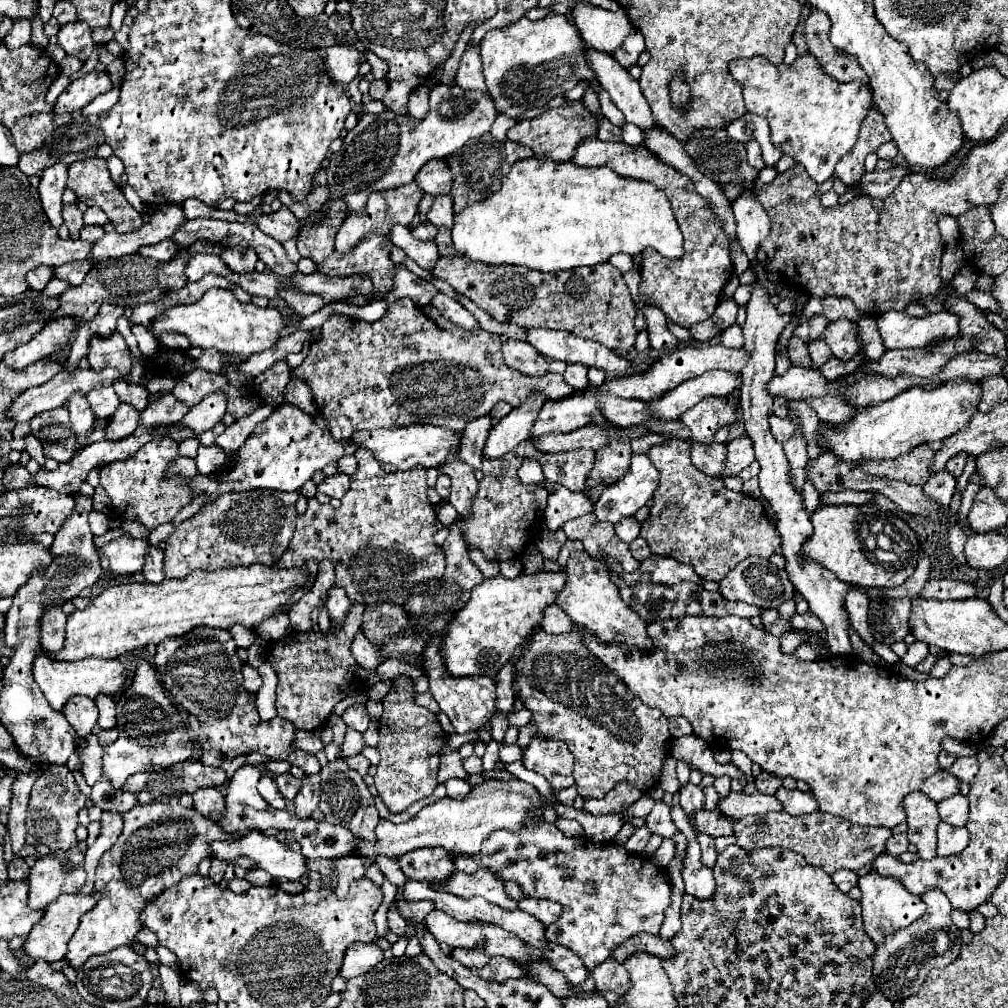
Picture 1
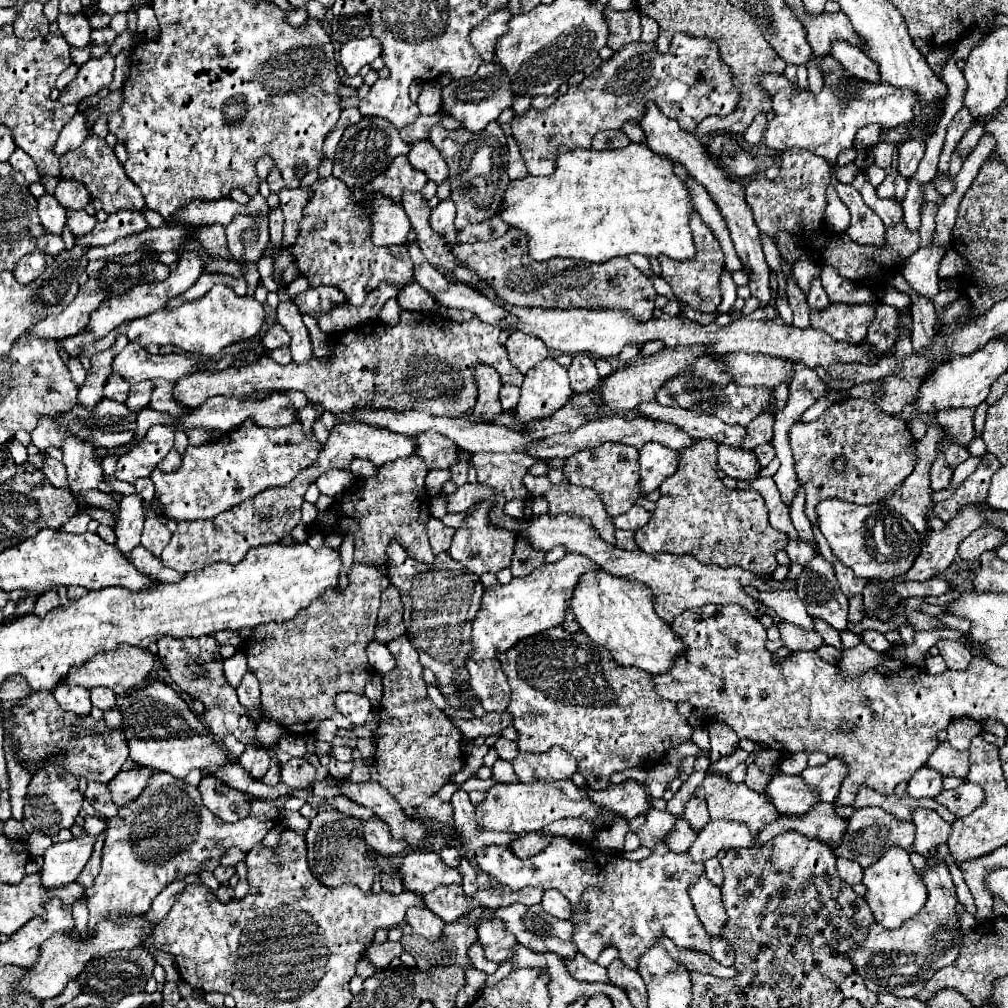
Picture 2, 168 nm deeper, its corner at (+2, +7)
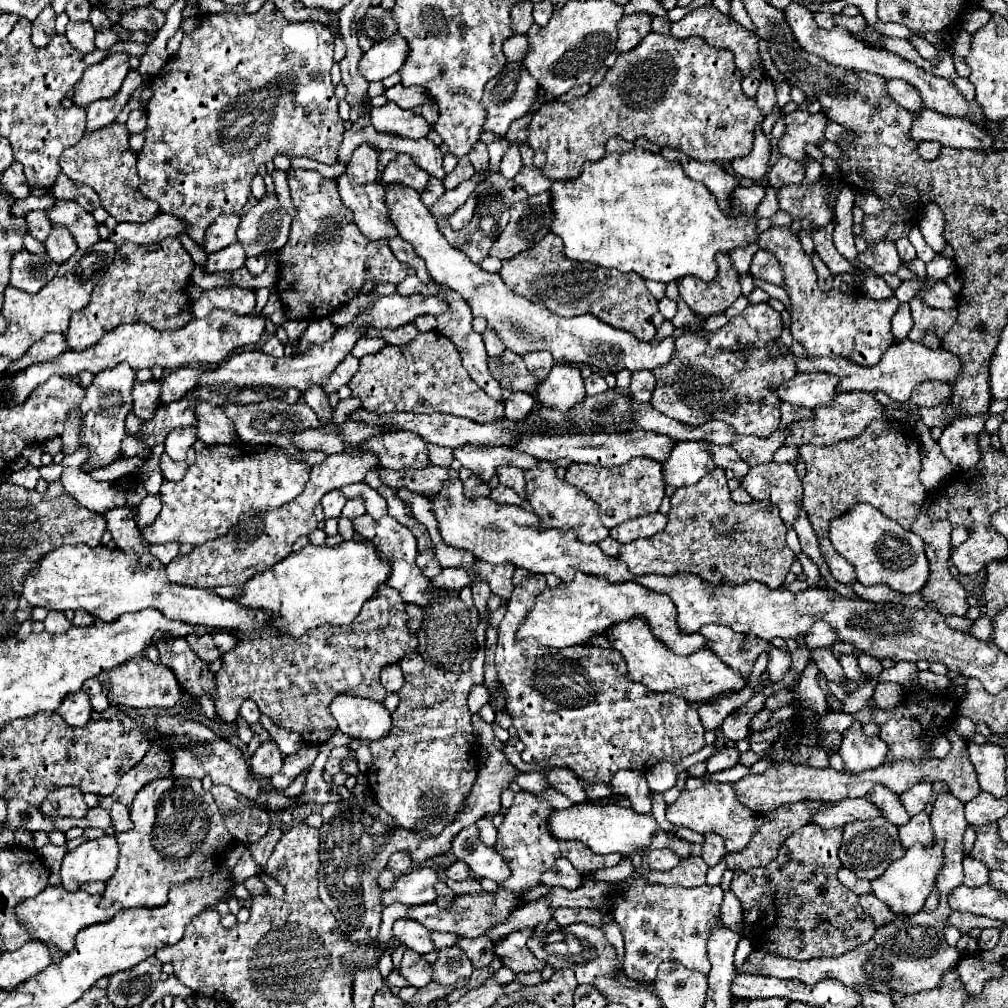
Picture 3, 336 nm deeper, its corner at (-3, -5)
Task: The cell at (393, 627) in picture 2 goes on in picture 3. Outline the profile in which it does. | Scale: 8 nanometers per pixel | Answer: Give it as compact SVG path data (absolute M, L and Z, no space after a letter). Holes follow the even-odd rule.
M406 604L406 612L408 612L408 616L410 616L410 622L408 622L408 626L410 626L410 630L412 630L412 632L416 632L416 630L420 628L422 620L424 620L424 610L420 610L420 606Z

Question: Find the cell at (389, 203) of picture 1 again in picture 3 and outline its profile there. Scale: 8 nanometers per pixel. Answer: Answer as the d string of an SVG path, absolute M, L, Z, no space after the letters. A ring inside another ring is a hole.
M398 154L392 162L388 162L388 166L384 170L386 184L404 184L418 192L422 192L426 188L428 178L430 178L430 174L420 170L412 162L412 158L408 158L408 154Z

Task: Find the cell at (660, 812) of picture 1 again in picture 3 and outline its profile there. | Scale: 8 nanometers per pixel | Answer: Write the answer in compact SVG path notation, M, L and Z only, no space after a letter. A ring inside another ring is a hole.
M618 770L618 774L610 780L612 794L624 796L630 800L632 810L638 814L648 814L652 810L650 802L650 788L646 784L644 772L640 770Z

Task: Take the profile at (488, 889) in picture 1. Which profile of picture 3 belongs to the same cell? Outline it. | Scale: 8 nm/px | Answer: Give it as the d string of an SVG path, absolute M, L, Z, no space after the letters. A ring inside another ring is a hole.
M416 868L414 872L400 876L392 890L382 890L382 906L390 906L394 902L402 904L430 904L436 900L434 892L434 882L438 880L438 874L430 868Z

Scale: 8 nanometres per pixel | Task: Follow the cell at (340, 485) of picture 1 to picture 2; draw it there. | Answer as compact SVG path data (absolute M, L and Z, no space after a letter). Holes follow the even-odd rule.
M335 468L335 470L329 470L329 472L321 474L315 484L319 486L321 494L335 496L335 494L345 492L353 482L355 482L355 476L349 470L337 470Z

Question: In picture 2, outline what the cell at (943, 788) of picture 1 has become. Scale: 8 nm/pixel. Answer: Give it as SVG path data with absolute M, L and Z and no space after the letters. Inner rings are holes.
M923 766L909 780L907 792L913 798L935 798L943 790L943 782L941 780L943 780L943 776L937 770L931 770L929 766Z

